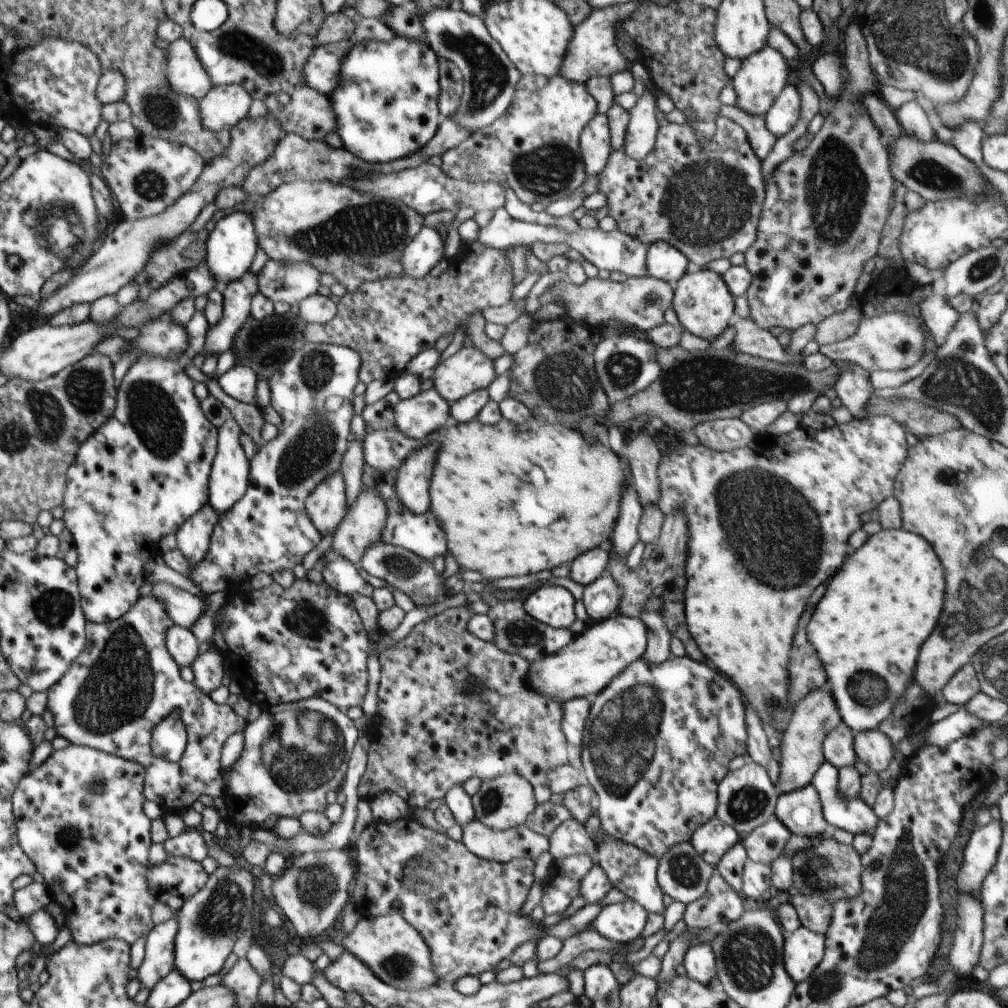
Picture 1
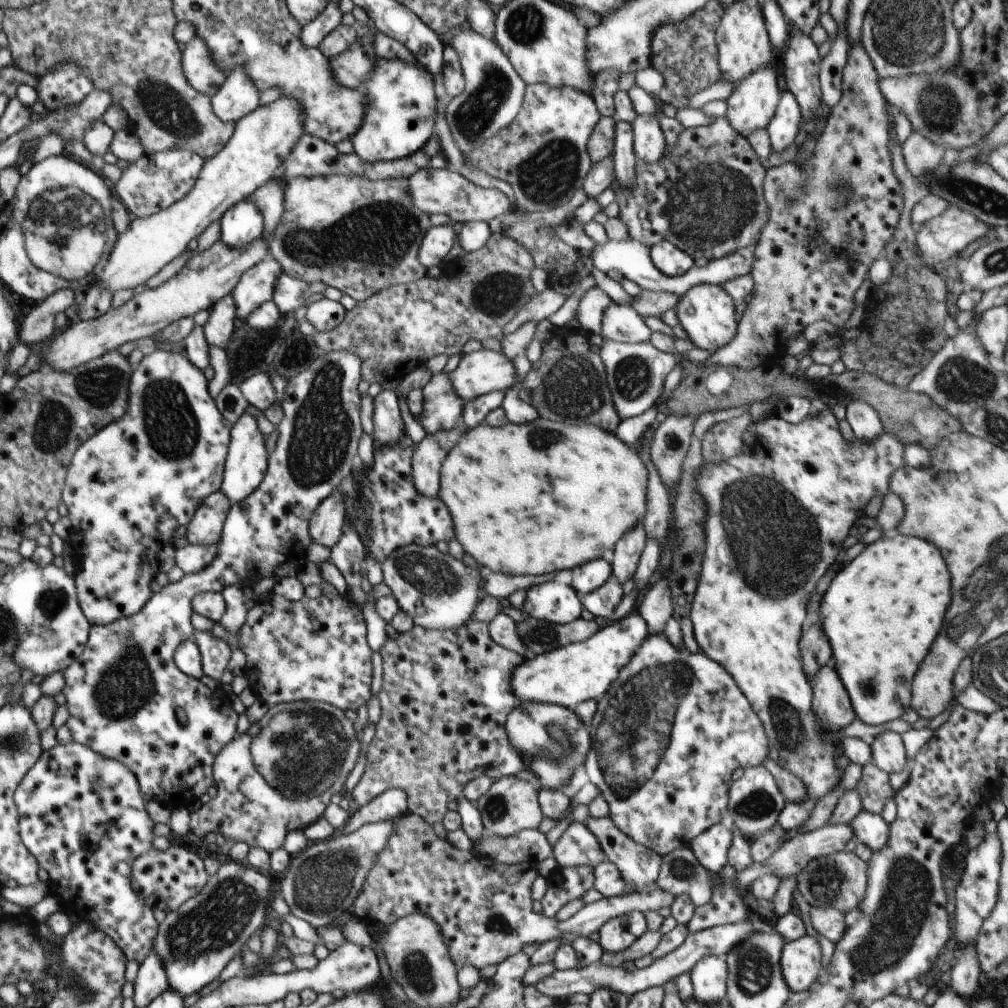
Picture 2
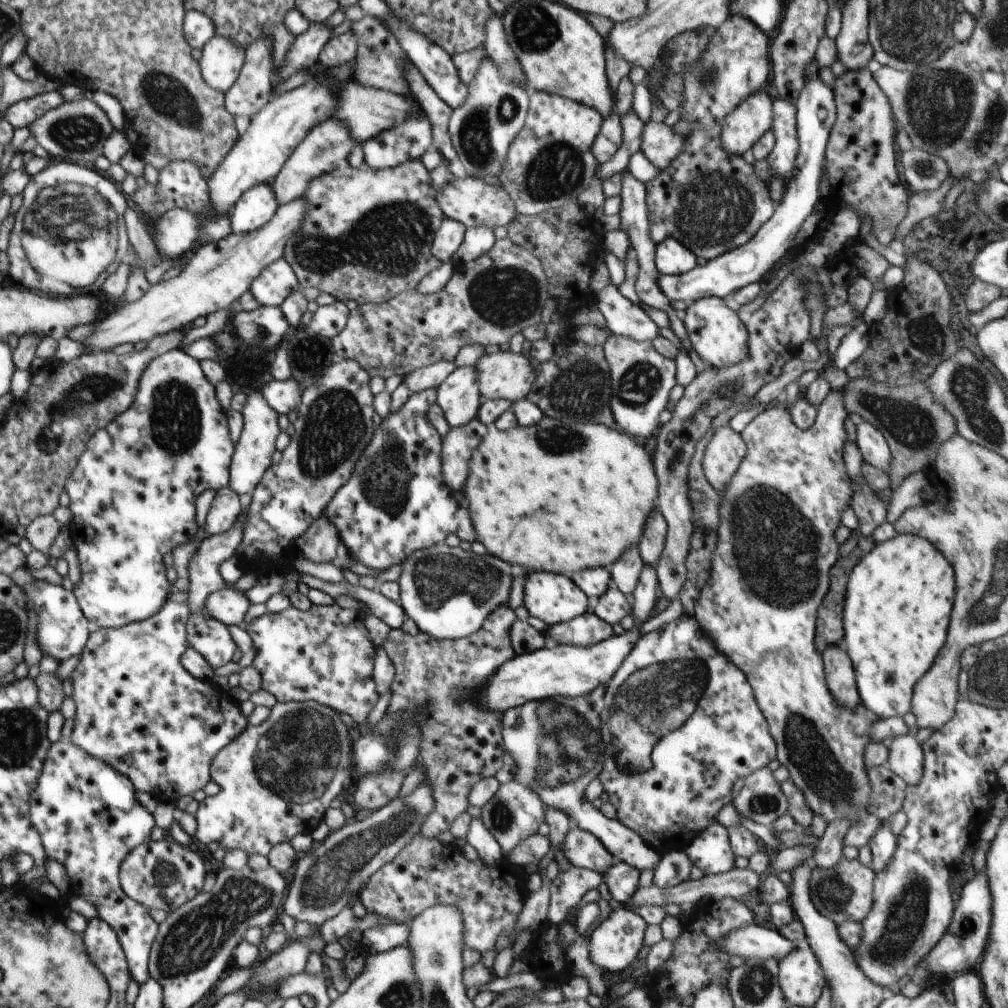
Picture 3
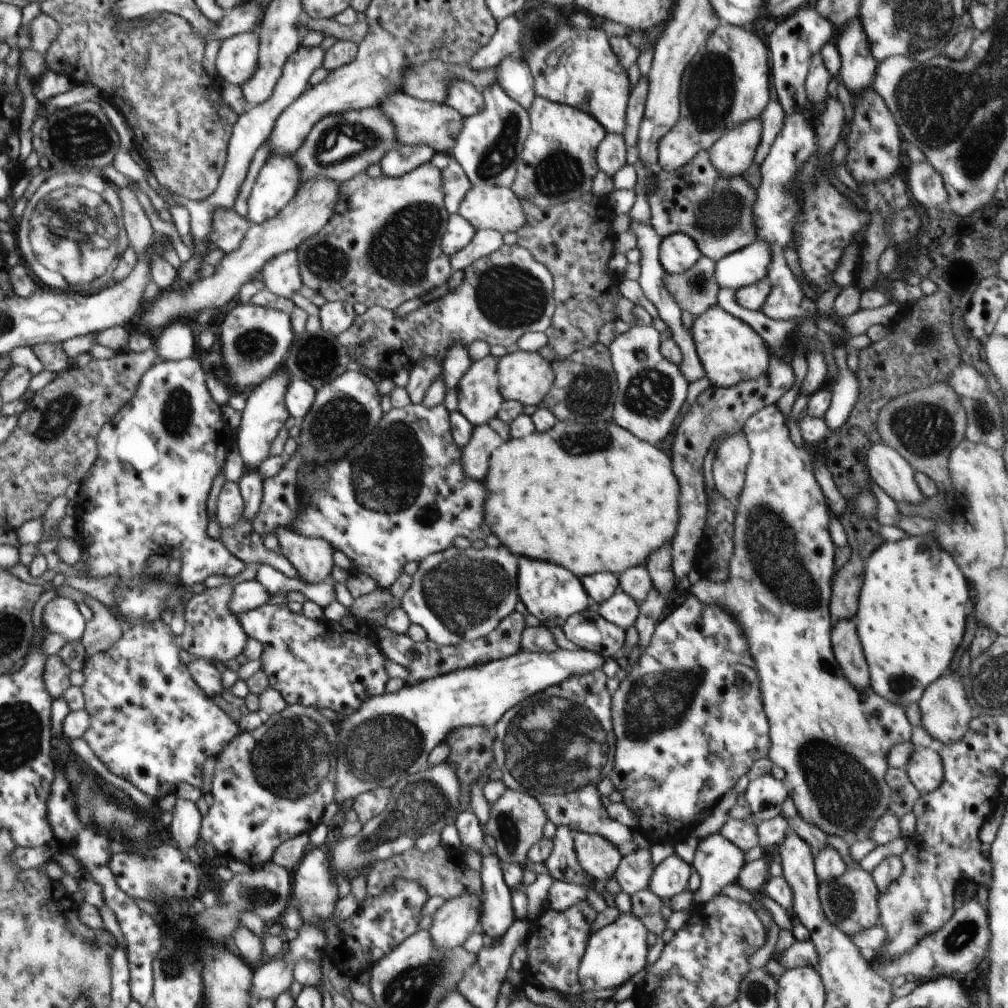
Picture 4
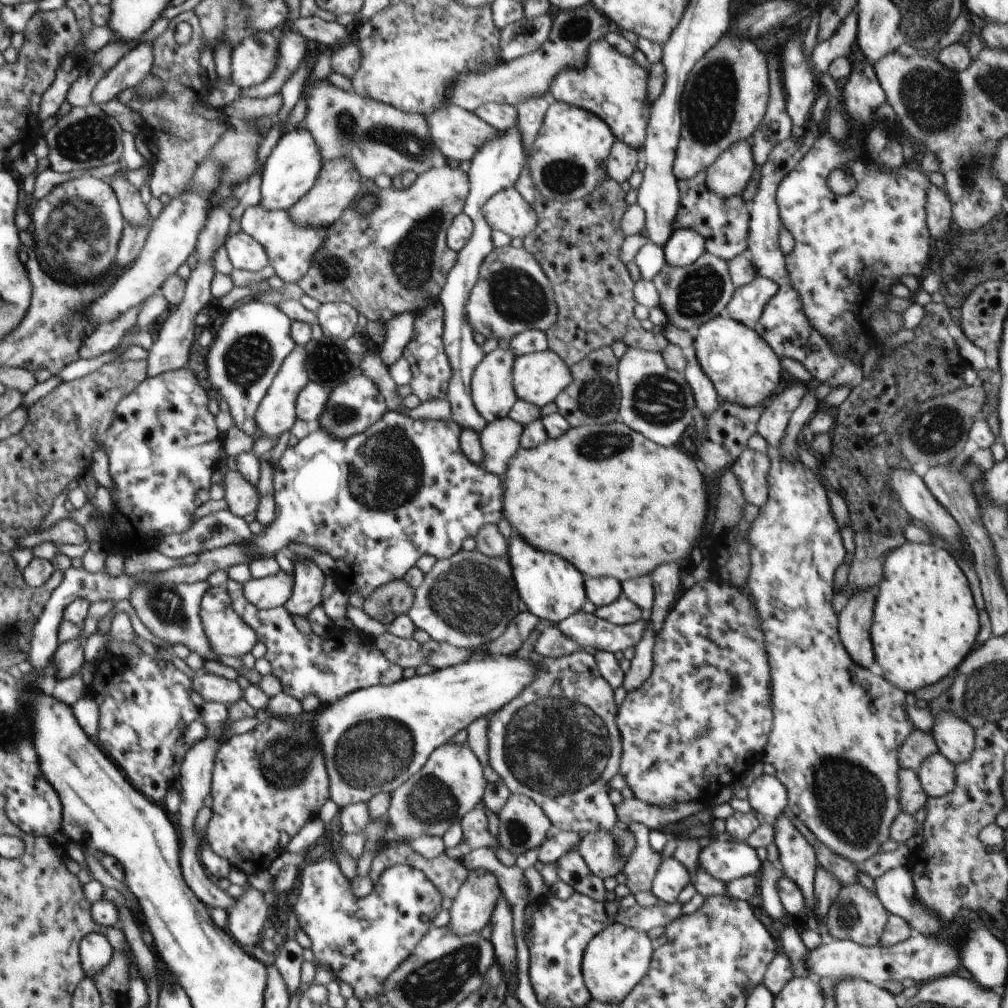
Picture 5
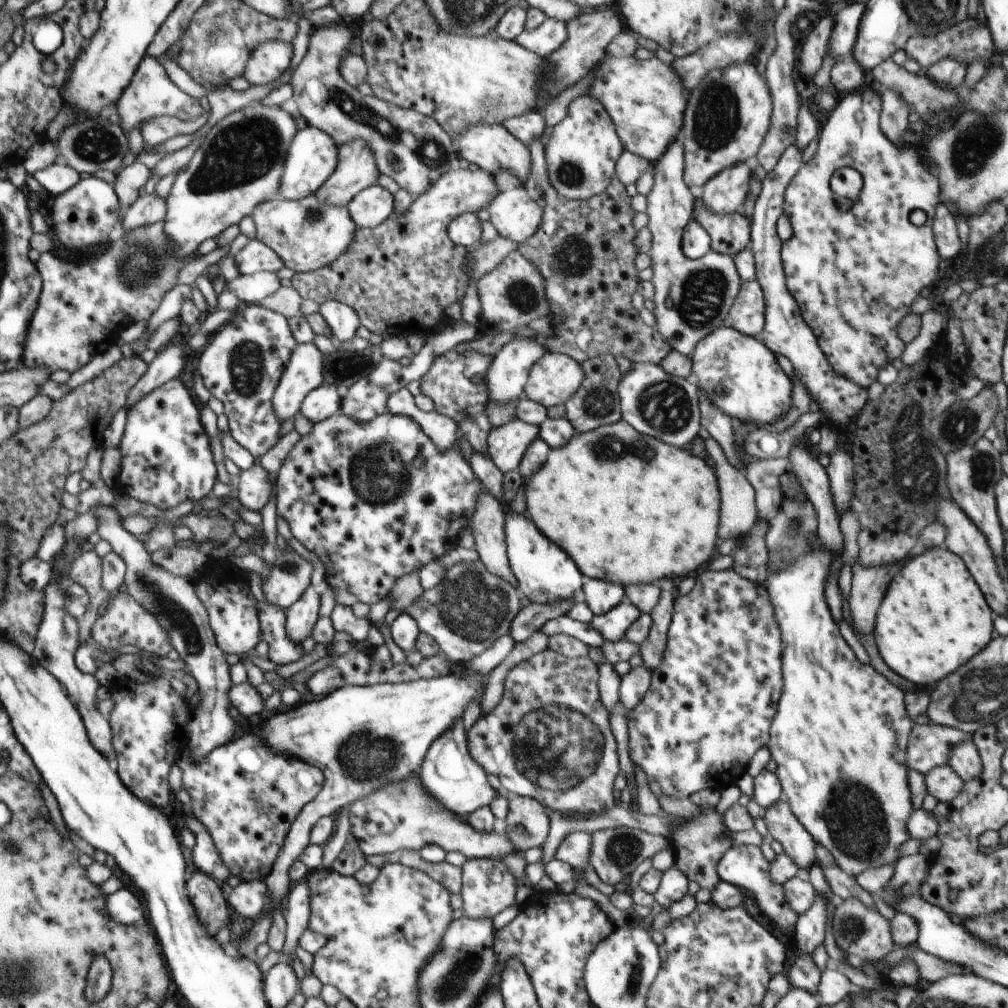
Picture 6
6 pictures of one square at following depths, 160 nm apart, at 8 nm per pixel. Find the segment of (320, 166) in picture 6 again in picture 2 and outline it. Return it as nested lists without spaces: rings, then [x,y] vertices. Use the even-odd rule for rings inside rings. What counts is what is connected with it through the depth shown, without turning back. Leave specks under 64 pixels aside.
[[[248,200],[232,206],[220,220],[220,240],[230,248],[250,246],[264,231],[262,212]]]

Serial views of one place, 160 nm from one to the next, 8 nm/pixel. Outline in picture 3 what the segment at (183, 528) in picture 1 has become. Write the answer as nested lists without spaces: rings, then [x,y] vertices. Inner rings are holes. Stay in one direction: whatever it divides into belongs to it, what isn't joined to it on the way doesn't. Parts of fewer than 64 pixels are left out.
[[[229,486],[219,488],[208,511],[205,529],[211,535],[226,532],[236,524],[242,505],[243,499],[232,488]]]

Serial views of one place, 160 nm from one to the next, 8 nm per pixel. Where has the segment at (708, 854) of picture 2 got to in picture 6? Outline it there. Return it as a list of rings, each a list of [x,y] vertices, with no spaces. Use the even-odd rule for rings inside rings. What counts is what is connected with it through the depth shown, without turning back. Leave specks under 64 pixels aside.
[[[738,845],[730,847],[717,866],[722,881],[736,885],[748,896],[756,898],[756,904],[768,918],[782,930],[794,930],[799,914],[788,904],[784,885],[773,883],[770,876],[771,862],[766,860],[759,846]]]

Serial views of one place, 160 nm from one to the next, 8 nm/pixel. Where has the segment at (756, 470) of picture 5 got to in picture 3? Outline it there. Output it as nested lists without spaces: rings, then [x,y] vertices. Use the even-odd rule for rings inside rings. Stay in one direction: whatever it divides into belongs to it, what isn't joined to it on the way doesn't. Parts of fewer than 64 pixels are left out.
[[[727,423],[713,434],[703,456],[703,471],[716,492],[724,492],[746,453],[747,446],[741,433],[735,432]]]

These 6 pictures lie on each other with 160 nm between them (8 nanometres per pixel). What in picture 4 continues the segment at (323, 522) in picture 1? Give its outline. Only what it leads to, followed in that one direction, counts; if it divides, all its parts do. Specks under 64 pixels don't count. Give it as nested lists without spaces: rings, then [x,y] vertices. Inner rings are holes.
[[[288,527],[275,530],[281,553],[292,563],[305,583],[316,584],[330,579],[333,561],[333,546],[327,541],[305,537]]]

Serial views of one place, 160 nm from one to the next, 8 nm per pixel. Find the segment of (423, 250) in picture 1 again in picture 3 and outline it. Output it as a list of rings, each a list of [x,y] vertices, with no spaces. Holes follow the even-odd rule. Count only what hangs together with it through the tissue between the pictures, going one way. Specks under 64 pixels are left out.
[[[444,219],[435,232],[431,253],[441,262],[451,262],[465,237],[466,227],[454,219]]]

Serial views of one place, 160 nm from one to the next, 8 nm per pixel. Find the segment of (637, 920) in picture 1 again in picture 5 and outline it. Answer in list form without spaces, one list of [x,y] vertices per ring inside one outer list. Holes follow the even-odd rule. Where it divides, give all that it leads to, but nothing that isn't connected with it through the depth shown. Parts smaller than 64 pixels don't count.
[[[613,922],[588,943],[583,954],[582,974],[586,988],[595,1001],[619,1005],[646,976],[655,949],[648,933]]]

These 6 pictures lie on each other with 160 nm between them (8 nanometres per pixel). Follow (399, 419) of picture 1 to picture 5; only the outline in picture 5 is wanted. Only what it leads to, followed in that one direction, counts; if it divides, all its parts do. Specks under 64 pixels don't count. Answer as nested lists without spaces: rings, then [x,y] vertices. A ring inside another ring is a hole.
[[[497,347],[484,355],[482,362],[477,364],[471,378],[471,395],[476,410],[489,422],[509,416],[510,409],[519,399],[513,383],[513,366],[517,355],[512,349],[504,350]]]

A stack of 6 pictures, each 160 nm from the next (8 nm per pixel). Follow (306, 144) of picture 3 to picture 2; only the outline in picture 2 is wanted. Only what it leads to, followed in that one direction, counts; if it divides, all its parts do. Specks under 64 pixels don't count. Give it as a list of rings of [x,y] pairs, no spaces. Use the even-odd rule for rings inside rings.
[[[275,176],[257,190],[254,190],[251,196],[244,198],[248,202],[252,202],[262,212],[264,231],[261,236],[264,237],[266,242],[271,240],[276,226],[280,223],[280,218],[284,215],[283,184]]]

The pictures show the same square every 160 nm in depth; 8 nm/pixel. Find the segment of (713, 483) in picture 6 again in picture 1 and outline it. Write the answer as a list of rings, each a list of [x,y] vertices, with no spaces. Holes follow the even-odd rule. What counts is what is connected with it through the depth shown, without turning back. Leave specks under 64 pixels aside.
[[[477,418],[467,423],[457,423],[446,428],[442,439],[442,448],[438,452],[438,460],[432,474],[430,484],[430,510],[436,516],[440,526],[444,529],[447,538],[447,550],[458,561],[460,568],[476,570],[484,577],[484,582],[508,576],[526,576],[542,570],[552,570],[561,564],[571,563],[576,557],[589,550],[595,549],[601,542],[610,538],[620,514],[620,501],[625,485],[631,482],[632,473],[629,464],[626,466],[625,458],[619,457],[610,447],[600,441],[587,442],[585,436],[576,428],[563,424],[546,423],[538,418],[530,418],[523,423],[515,423],[502,418],[495,425],[485,425]]]

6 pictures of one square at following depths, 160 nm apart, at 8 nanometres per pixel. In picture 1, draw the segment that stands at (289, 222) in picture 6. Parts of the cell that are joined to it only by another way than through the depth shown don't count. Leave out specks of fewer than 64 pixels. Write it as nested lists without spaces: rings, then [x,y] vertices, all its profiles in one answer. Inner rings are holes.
[[[248,270],[238,280],[233,280],[226,285],[222,292],[222,318],[209,327],[206,333],[205,350],[200,355],[191,354],[195,367],[201,369],[209,354],[222,354],[230,350],[234,336],[251,315],[252,297],[259,292],[257,278],[258,274],[255,275]]]

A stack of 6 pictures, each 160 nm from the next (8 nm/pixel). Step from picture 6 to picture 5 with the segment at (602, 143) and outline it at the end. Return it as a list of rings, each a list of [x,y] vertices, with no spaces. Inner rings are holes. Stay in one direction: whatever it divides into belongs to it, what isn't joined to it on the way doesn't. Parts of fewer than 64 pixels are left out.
[[[556,101],[546,111],[528,154],[535,187],[545,199],[561,203],[587,197],[608,178],[606,161],[615,141],[611,128],[599,116],[585,108]]]

